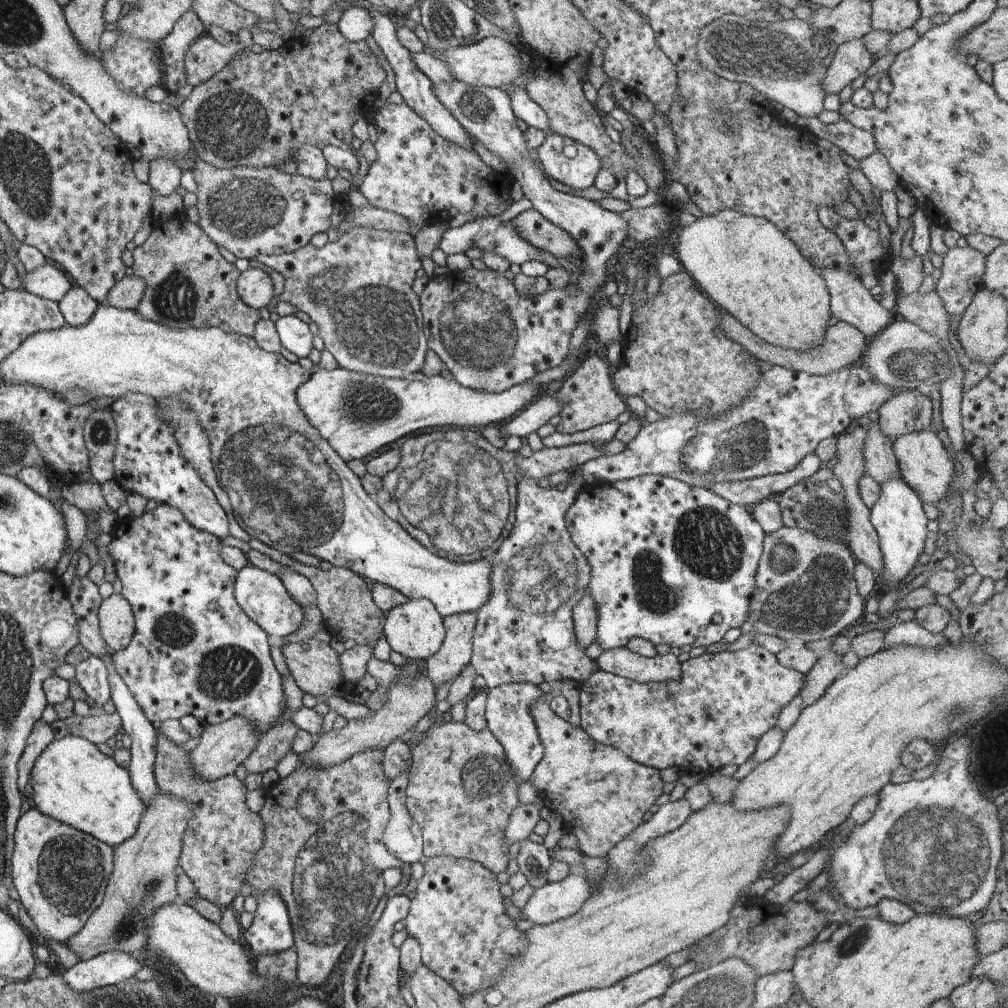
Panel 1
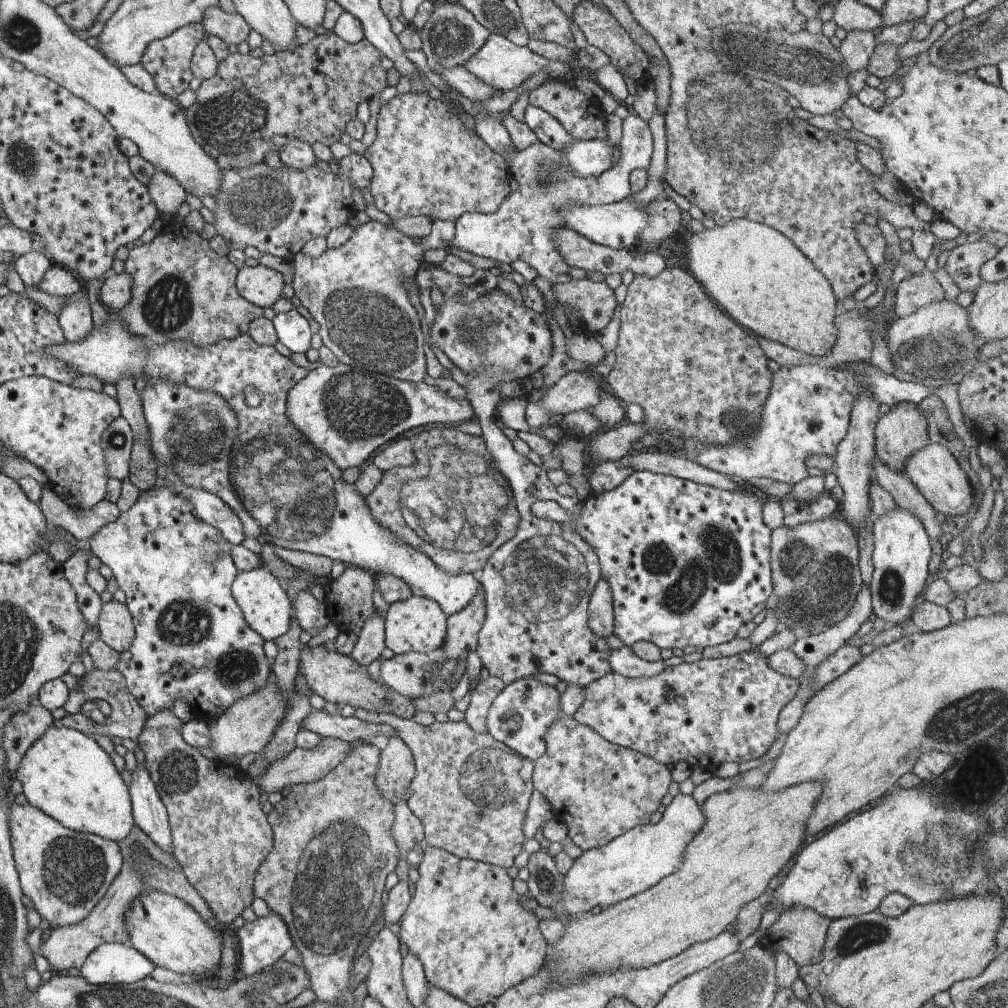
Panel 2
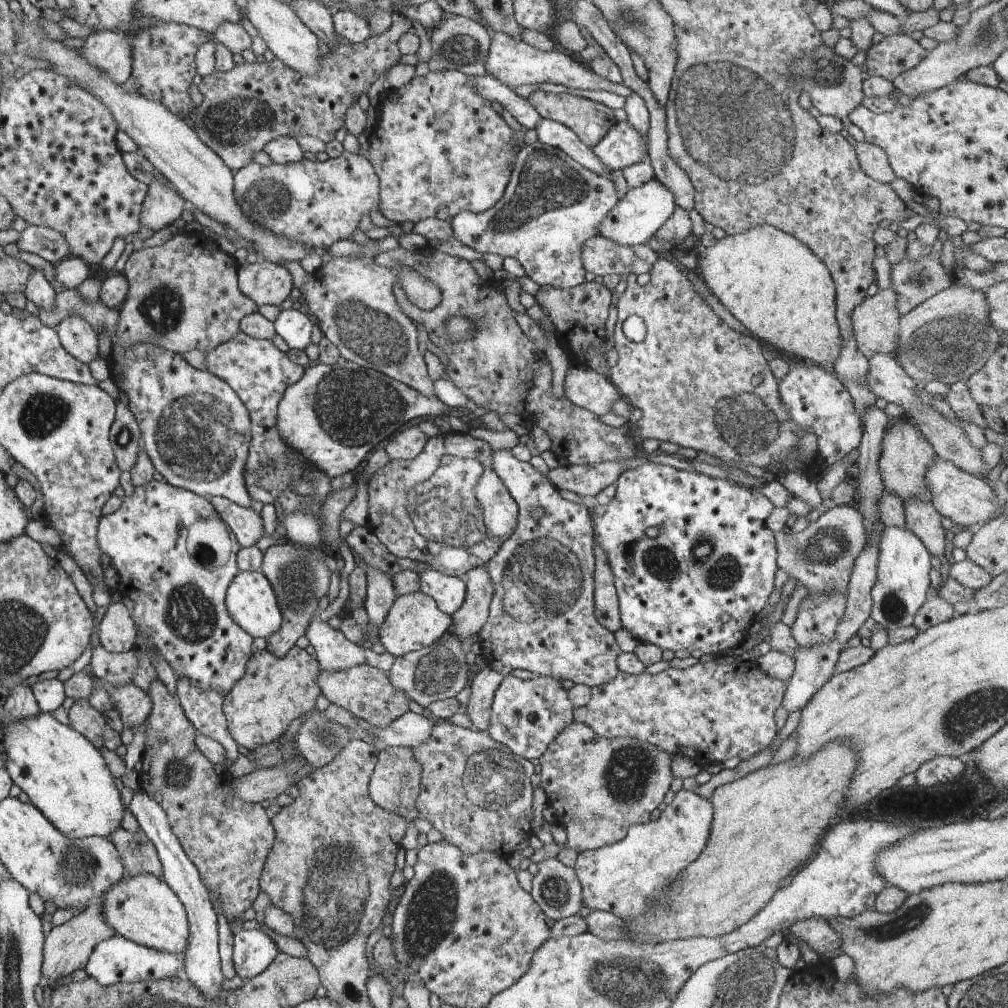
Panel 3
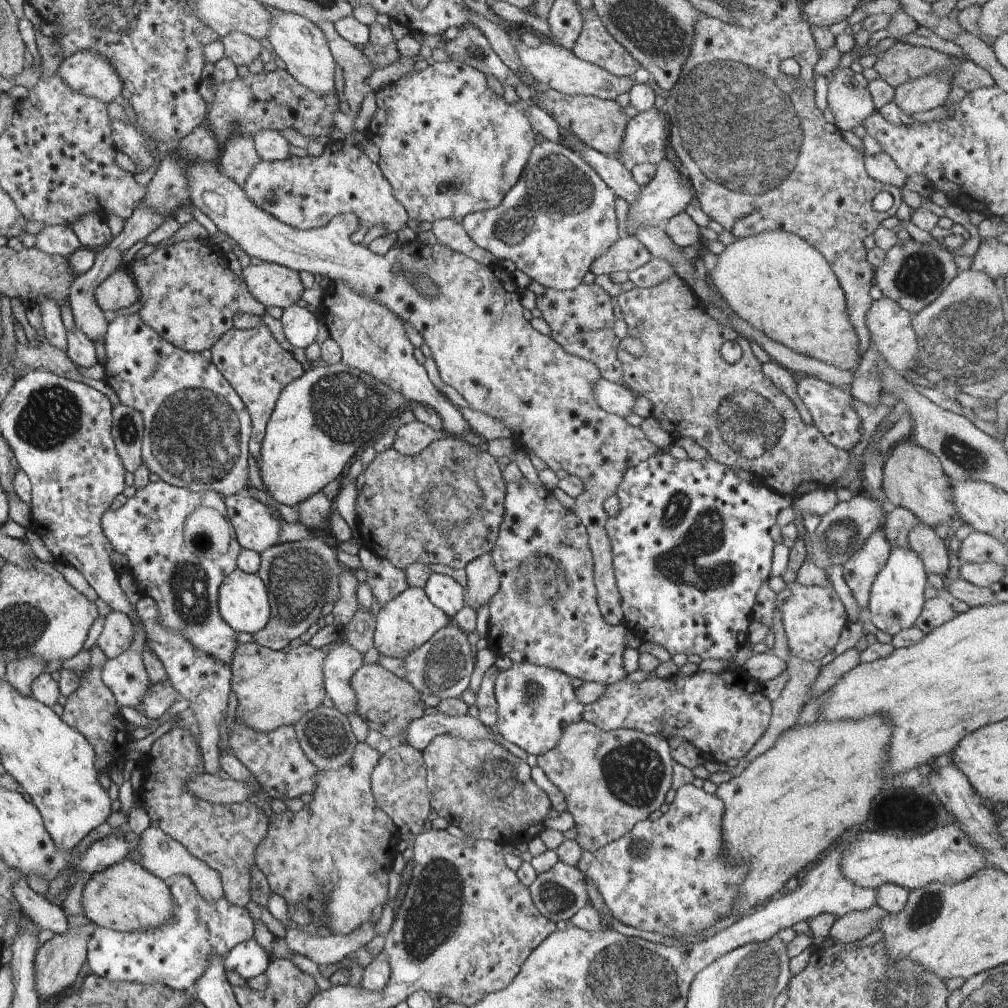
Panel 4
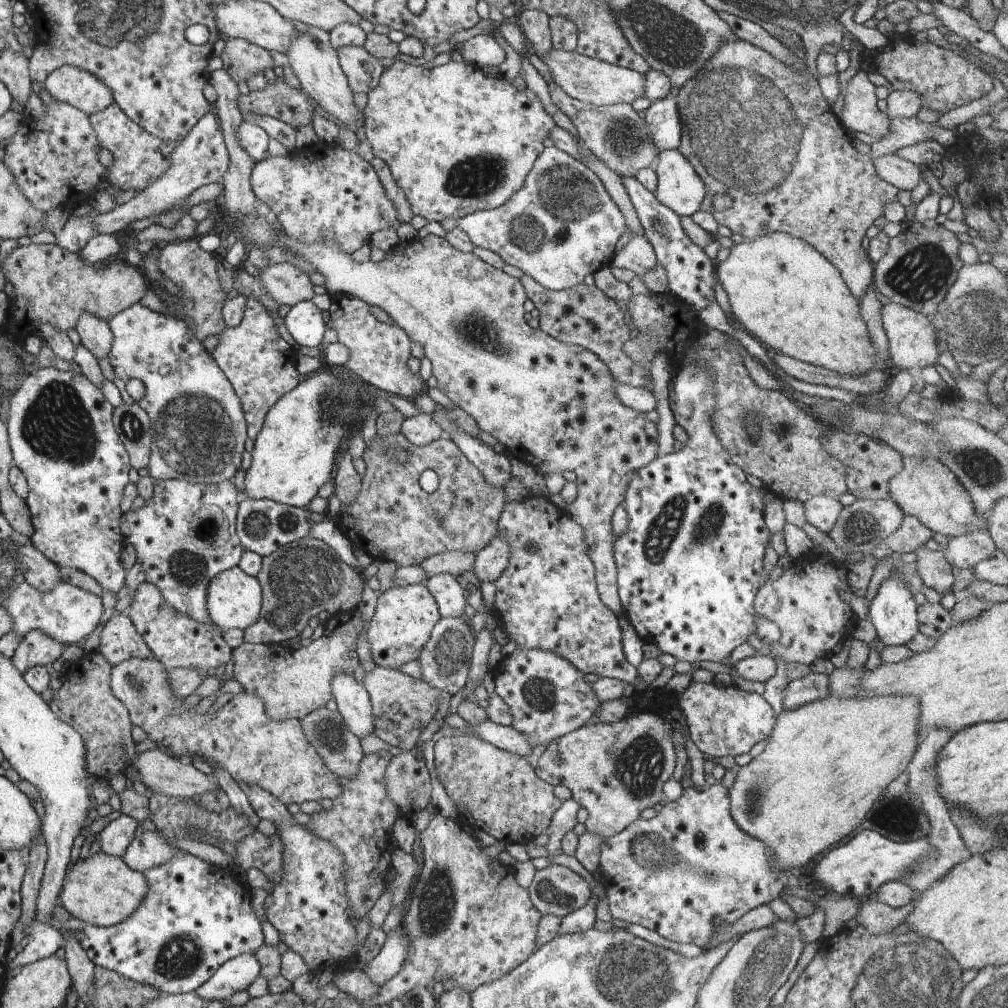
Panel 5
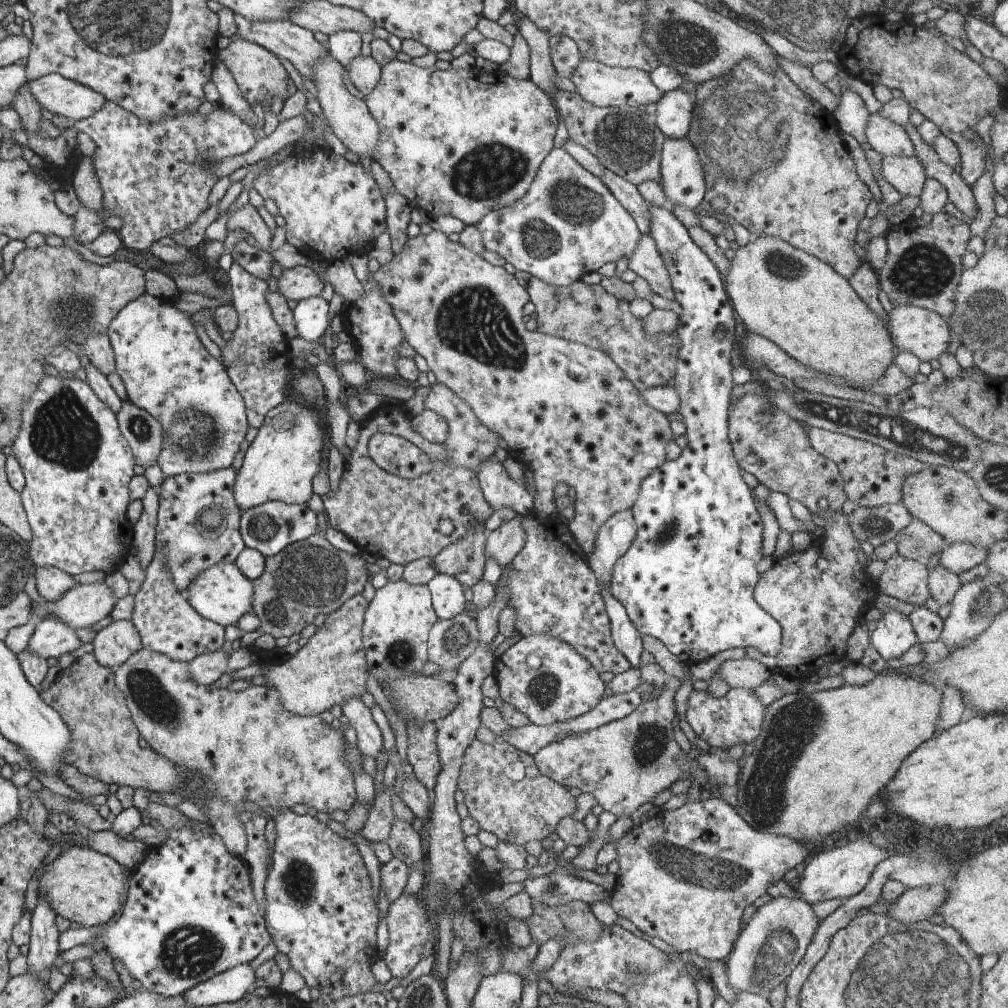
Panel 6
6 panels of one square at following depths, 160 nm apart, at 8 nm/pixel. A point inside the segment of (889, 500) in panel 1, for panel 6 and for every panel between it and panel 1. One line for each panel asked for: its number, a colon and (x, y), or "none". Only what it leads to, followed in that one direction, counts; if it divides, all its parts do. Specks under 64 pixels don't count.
2: (901, 550)
3: (903, 572)
4: (897, 595)
5: (893, 611)
6: (894, 636)

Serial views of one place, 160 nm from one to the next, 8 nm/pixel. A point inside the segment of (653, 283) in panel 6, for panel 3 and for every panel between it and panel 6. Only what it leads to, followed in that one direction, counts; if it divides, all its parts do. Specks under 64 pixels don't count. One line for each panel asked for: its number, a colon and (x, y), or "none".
3: (600, 256)
4: (627, 254)
5: (638, 255)

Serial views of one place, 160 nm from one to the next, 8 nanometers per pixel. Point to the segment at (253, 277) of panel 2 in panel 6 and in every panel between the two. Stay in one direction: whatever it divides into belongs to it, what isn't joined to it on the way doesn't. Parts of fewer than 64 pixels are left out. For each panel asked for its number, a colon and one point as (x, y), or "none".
3: (266, 283)
4: (272, 284)
5: (286, 284)
6: (299, 283)

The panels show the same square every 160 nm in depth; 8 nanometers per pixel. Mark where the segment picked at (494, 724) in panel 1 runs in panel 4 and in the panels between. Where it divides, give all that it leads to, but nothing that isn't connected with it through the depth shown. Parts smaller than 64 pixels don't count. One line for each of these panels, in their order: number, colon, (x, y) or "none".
2: (519, 717)
3: (526, 715)
4: (535, 703)

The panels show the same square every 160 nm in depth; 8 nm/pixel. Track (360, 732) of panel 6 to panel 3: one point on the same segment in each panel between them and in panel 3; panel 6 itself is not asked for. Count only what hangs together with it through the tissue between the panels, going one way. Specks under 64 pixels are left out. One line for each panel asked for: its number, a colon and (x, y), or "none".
3: (334, 651)
4: (342, 661)
5: (353, 702)

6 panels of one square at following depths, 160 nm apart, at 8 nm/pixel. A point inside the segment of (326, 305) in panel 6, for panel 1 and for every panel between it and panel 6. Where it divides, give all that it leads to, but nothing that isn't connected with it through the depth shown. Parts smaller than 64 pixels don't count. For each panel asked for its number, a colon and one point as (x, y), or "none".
1: (295, 335)
2: (293, 330)
3: (295, 328)
4: (300, 326)
5: (304, 321)

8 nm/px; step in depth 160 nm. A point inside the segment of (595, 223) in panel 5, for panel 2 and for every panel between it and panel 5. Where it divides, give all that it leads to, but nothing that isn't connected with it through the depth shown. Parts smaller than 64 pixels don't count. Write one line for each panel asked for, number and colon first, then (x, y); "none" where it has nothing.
2: (523, 228)
3: (552, 205)
4: (559, 217)

